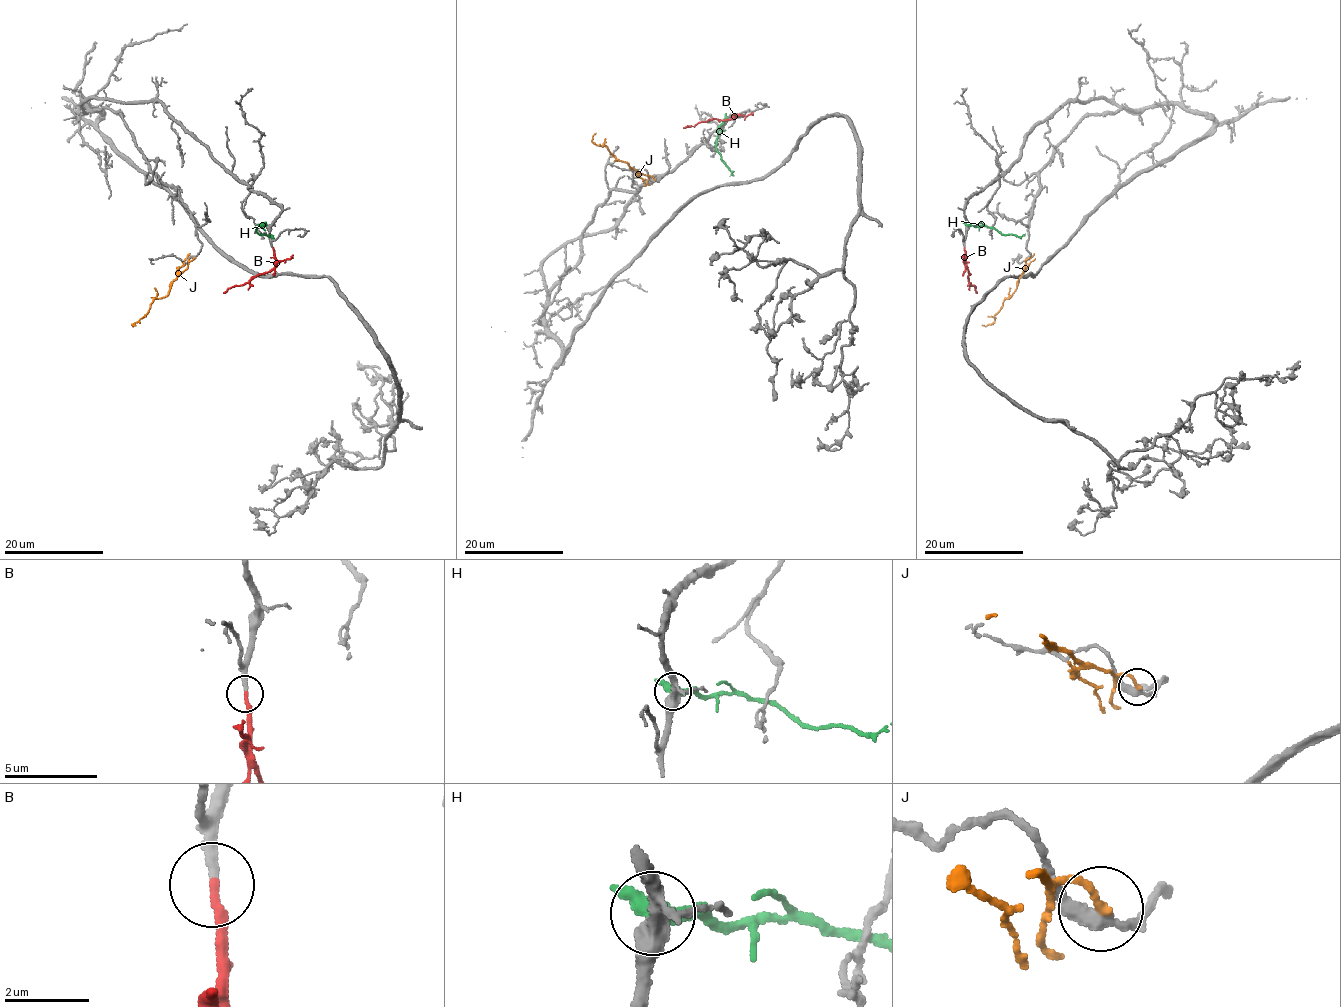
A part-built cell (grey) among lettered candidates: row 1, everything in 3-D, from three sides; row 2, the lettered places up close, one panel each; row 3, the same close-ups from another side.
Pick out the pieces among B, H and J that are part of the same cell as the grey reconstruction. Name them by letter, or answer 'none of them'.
B

